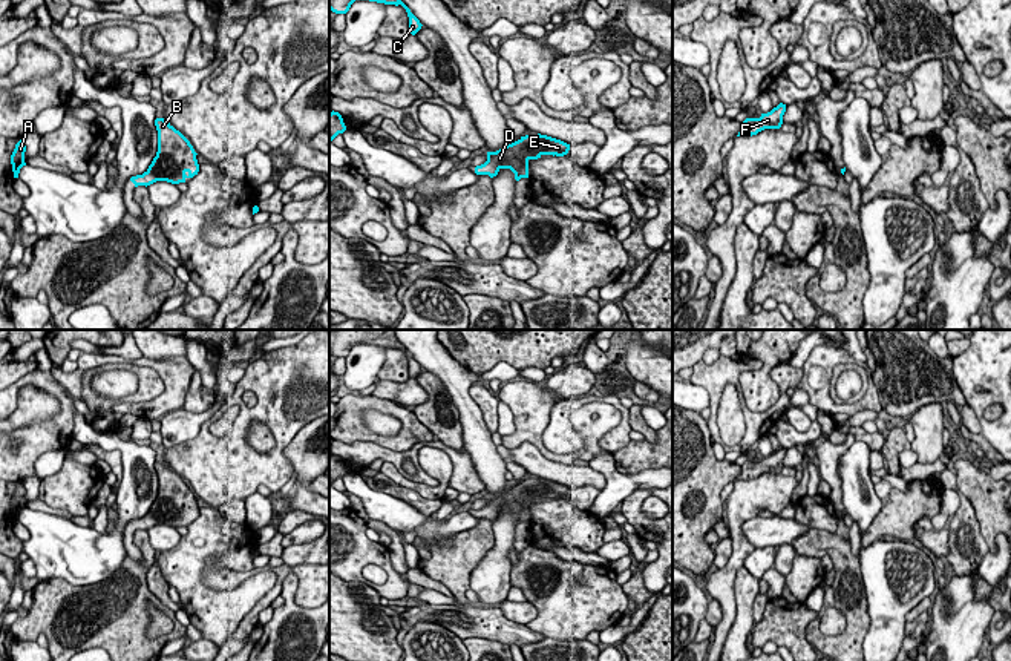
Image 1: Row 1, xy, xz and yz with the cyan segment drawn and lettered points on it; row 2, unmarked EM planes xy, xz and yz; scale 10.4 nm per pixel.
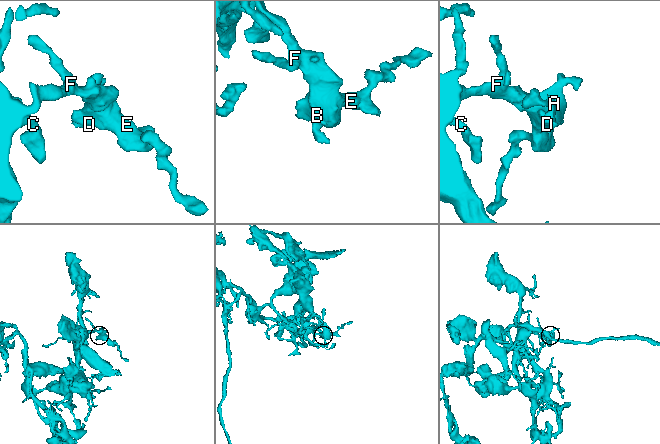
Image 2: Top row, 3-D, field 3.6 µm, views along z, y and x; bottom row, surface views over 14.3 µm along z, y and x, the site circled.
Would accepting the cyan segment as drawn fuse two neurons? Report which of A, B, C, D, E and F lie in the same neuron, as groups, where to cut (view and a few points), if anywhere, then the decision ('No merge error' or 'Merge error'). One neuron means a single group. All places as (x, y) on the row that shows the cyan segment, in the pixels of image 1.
Groups: A B C D E F. No split. No merge error

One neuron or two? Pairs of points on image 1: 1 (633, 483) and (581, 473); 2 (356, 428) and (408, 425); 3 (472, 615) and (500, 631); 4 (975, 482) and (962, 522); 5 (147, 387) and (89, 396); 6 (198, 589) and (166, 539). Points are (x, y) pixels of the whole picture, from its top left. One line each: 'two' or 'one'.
1: two
2: one
3: one
4: two
5: one
6: two

